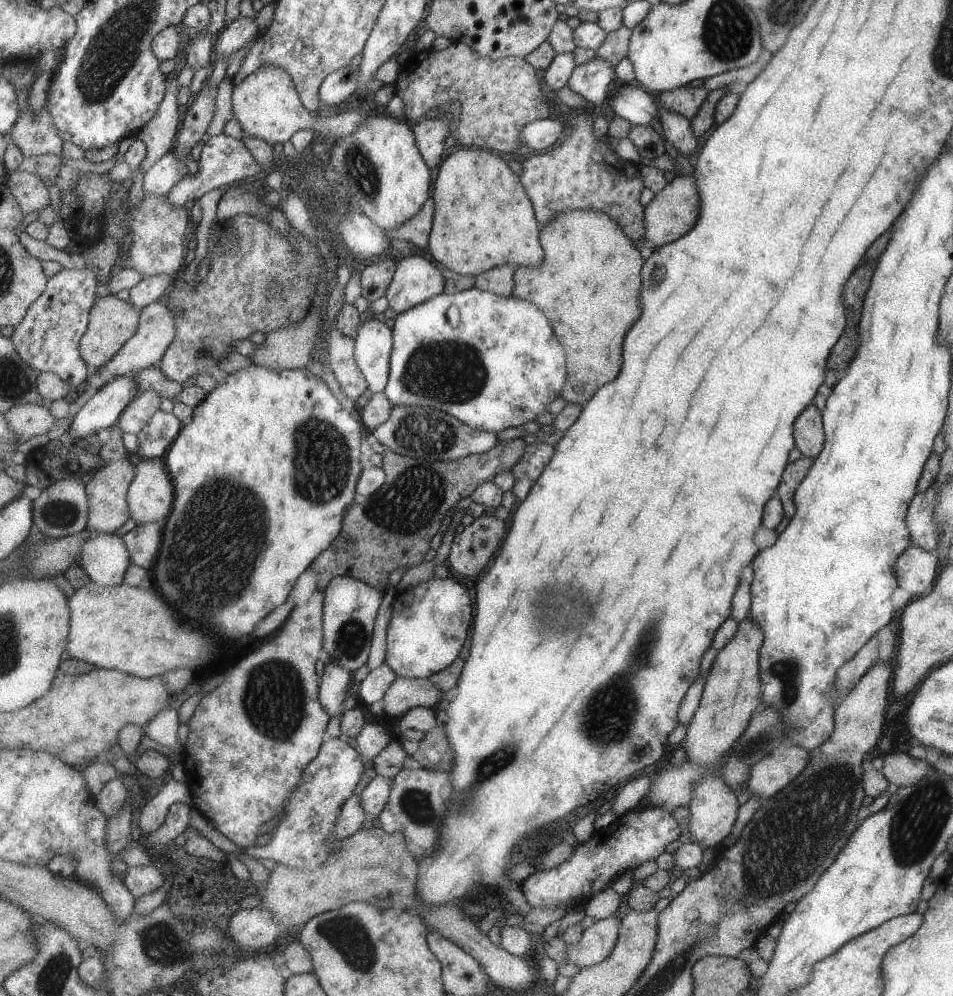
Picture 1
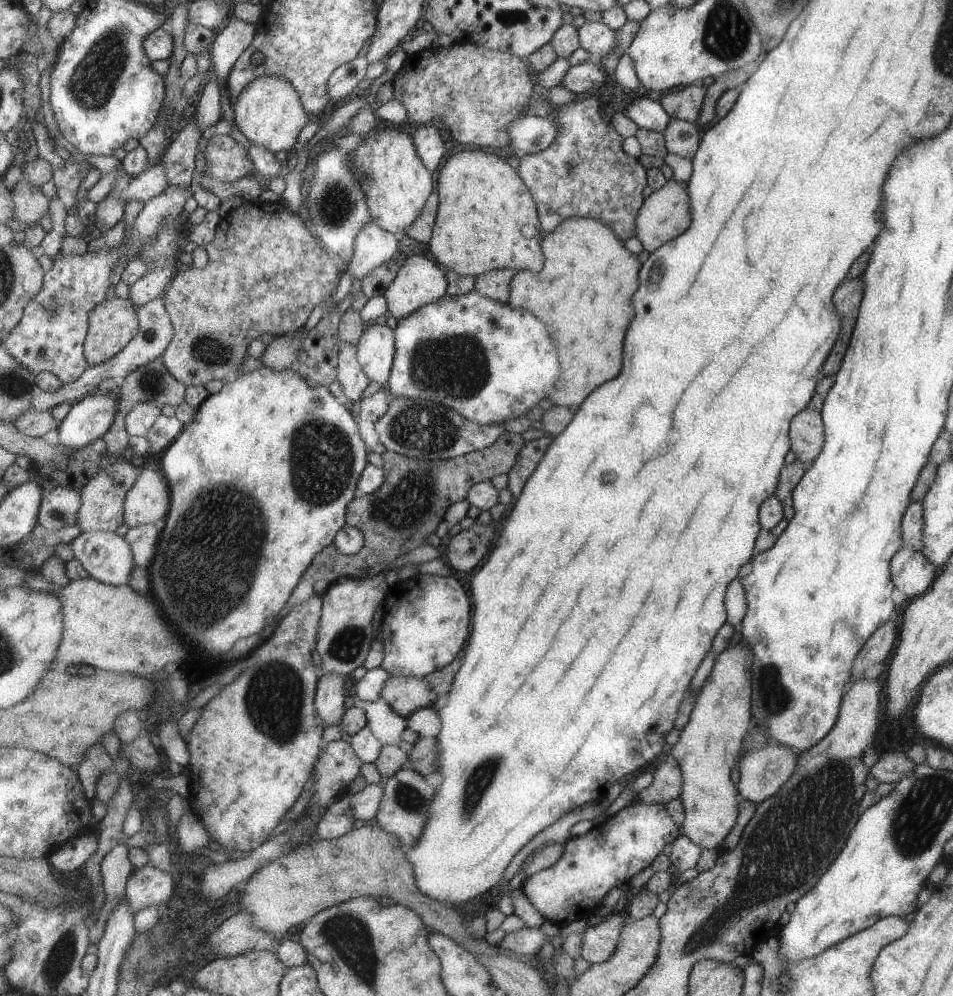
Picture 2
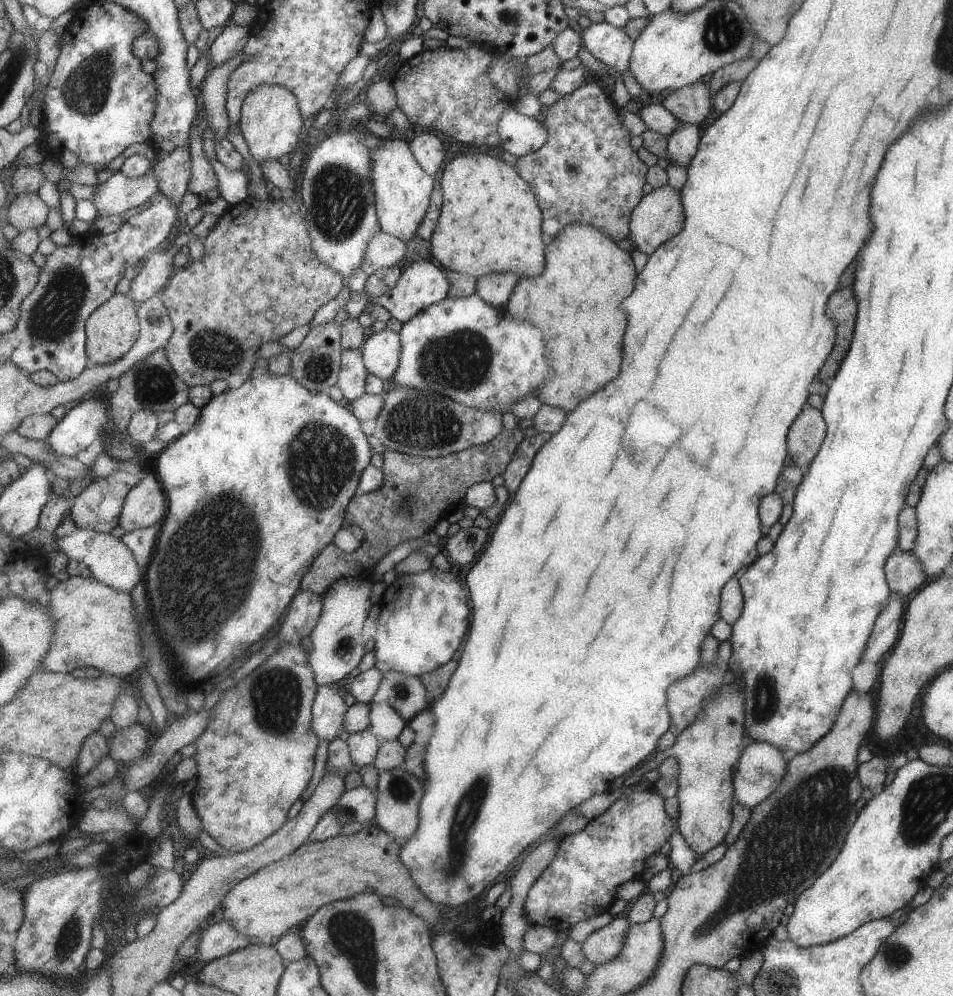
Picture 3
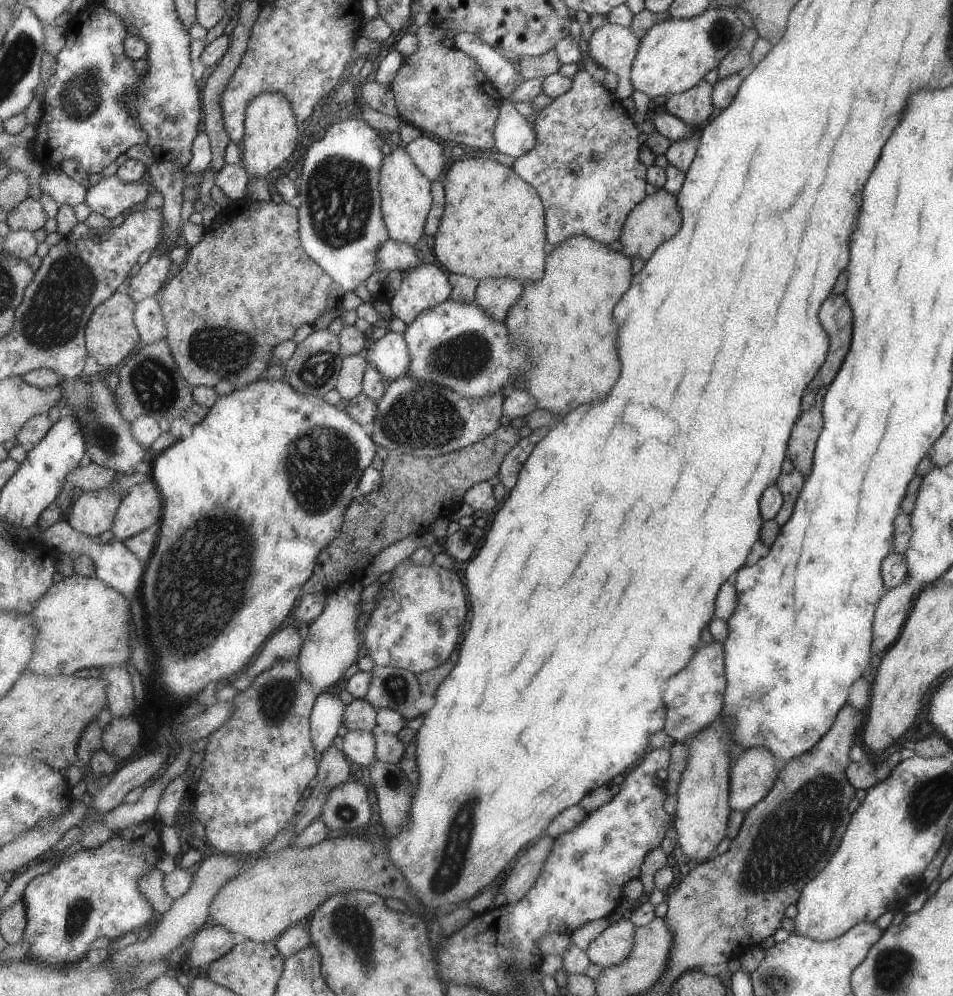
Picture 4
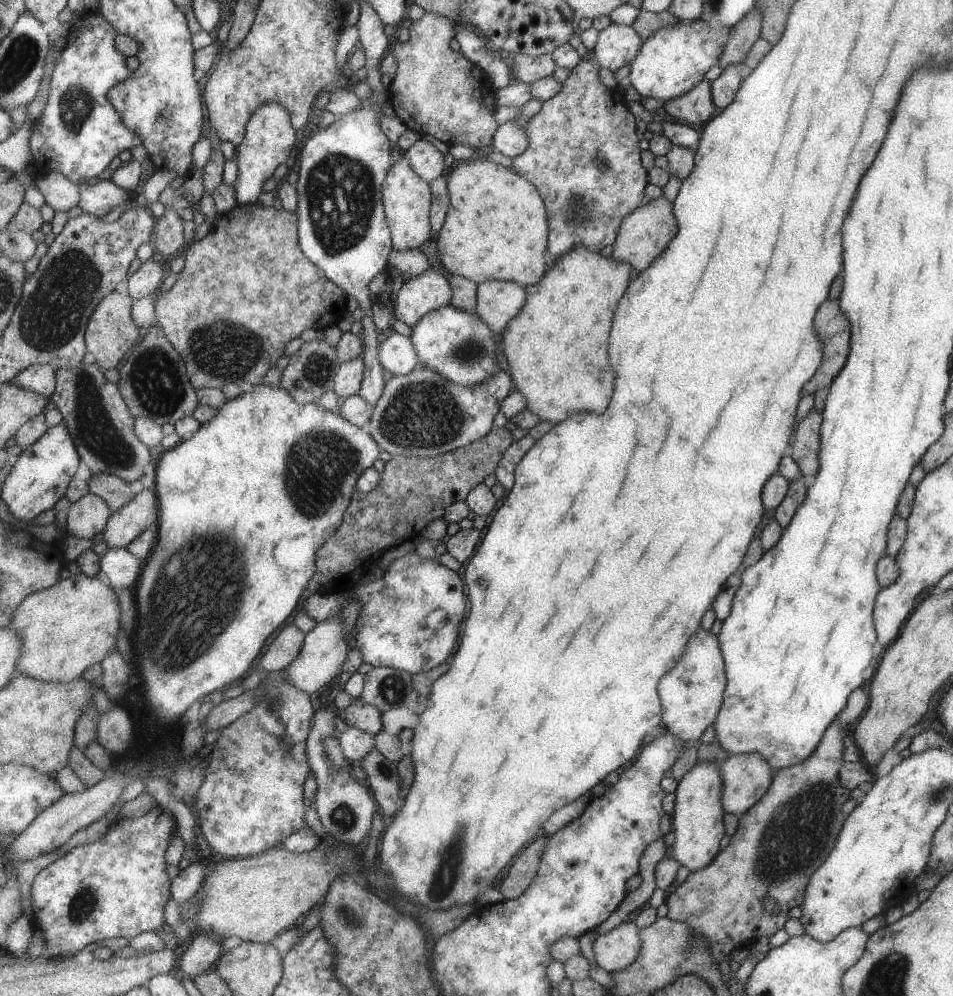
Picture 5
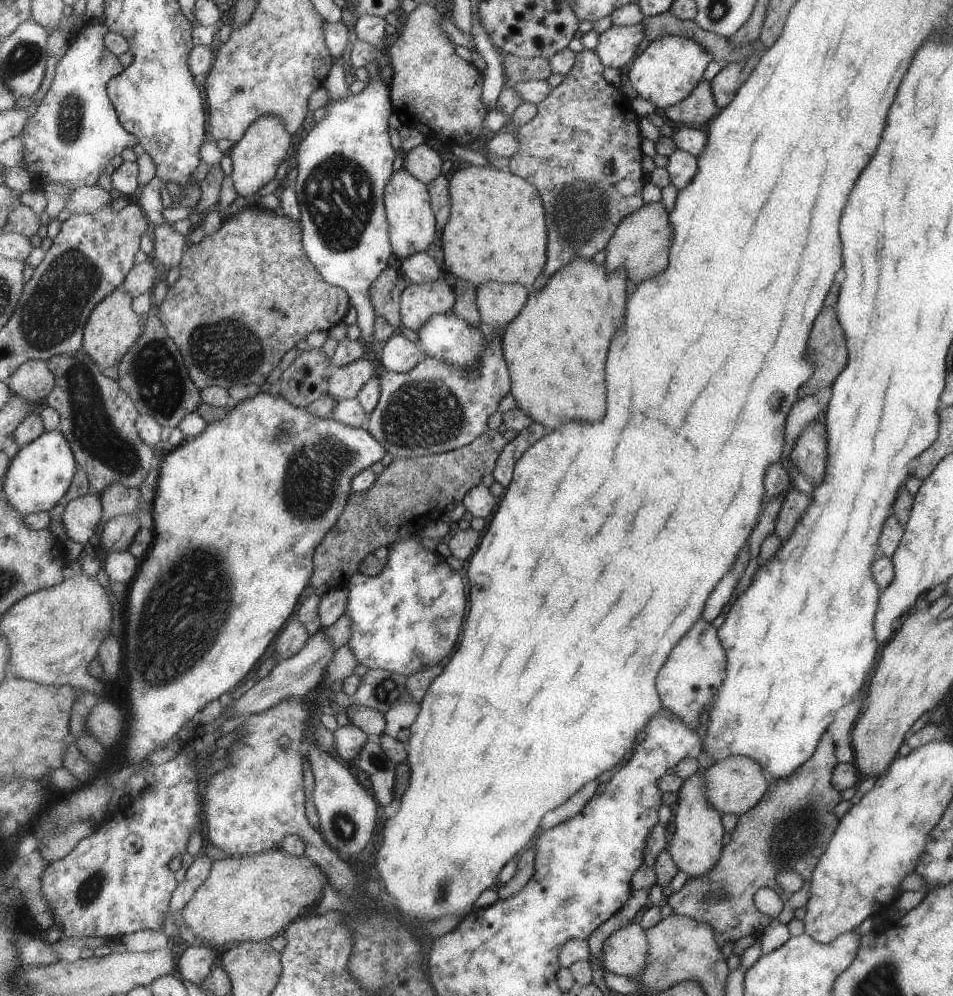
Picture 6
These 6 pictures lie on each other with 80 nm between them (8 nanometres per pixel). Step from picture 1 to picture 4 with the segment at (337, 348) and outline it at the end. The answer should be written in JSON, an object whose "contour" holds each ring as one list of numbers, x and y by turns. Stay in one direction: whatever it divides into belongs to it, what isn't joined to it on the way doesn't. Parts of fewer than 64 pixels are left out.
{"contour":[[365,353,349,355,344,359,336,389,349,401,363,392,363,376,365,376,368,360]]}

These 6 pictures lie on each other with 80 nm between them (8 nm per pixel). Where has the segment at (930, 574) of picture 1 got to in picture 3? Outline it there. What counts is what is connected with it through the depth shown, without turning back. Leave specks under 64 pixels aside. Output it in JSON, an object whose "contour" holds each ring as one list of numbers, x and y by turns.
{"contour":[[894,551,886,558,885,577,893,592,909,596,925,580,923,567,911,553]]}

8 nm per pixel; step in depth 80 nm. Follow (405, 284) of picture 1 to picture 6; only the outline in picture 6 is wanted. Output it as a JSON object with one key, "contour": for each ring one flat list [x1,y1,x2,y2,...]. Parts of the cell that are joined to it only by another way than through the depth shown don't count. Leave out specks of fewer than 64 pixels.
{"contour":[[445,278,424,283,409,282,402,294,402,324,418,333,431,317,445,314,454,306,455,292]]}

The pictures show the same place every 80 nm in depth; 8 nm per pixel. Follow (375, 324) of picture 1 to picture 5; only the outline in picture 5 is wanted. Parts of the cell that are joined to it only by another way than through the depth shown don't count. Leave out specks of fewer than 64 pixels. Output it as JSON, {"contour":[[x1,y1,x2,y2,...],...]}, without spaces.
{"contour":[[395,332,380,345,378,357,388,376,409,374,420,364,413,339]]}

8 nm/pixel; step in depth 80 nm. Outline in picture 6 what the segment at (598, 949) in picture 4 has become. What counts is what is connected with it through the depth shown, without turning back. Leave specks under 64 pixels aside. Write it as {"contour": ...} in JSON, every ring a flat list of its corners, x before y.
{"contour":[[635,922,614,930,602,944,602,967,606,972,632,978,646,965,645,930]]}

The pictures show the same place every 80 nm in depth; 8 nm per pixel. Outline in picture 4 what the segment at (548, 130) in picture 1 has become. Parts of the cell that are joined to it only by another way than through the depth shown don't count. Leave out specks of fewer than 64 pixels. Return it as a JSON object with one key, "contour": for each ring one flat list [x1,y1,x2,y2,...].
{"contour":[[504,99,496,126,496,150,516,160,537,144,536,126,515,108,511,99]]}

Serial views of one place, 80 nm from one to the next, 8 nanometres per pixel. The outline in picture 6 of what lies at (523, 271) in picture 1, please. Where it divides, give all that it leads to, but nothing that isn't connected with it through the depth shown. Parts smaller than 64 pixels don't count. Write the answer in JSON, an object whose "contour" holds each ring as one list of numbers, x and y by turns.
{"contour":[[575,259,569,264,560,268,550,279,549,282,540,289,531,288,528,296,527,304,523,307,521,314,509,324,503,334,502,346,507,364,510,366,512,376,512,395,515,396,519,403,519,408,523,409,535,423,542,424,548,428,548,432,557,429,559,424,571,422,571,420,581,420,581,422,597,422,603,418,605,414,605,380,603,380,603,364,605,364,605,354,607,354,607,344,615,332,615,328,619,328,619,324,623,322,623,306,625,306,625,298,629,292,625,292,627,284,625,284,625,269,619,269,607,272,603,263,592,263,592,259]]}

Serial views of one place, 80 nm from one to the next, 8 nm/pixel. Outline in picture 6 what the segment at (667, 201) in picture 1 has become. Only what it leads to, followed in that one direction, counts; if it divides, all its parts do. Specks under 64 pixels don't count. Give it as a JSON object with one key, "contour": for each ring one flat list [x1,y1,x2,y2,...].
{"contour":[[661,201,640,206,634,213,623,217,613,236,605,248,604,267,610,273,614,270,625,269,632,280,651,278,665,270,667,266,667,248,671,244,672,228,669,212]]}

